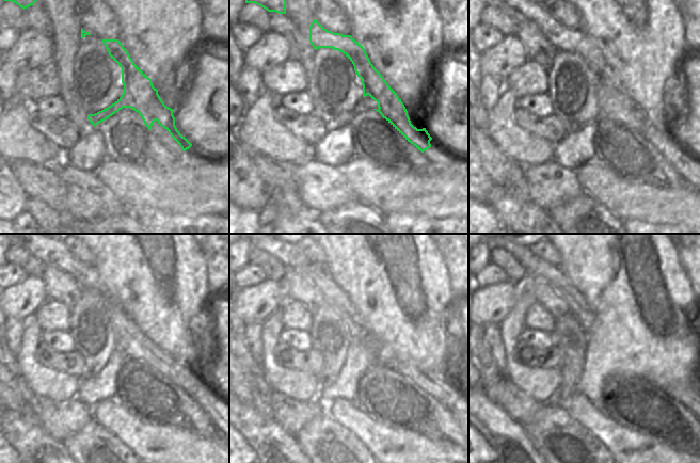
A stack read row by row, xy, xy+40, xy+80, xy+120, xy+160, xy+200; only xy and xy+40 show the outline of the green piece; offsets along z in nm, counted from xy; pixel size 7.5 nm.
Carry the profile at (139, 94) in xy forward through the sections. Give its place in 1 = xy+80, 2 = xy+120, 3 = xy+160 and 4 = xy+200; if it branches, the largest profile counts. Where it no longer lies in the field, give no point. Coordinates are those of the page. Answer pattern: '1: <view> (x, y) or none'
1: xy+80 (563, 38)
2: xy+120 (57, 255)
3: xy+160 (289, 255)
4: xy+200 (522, 255)

